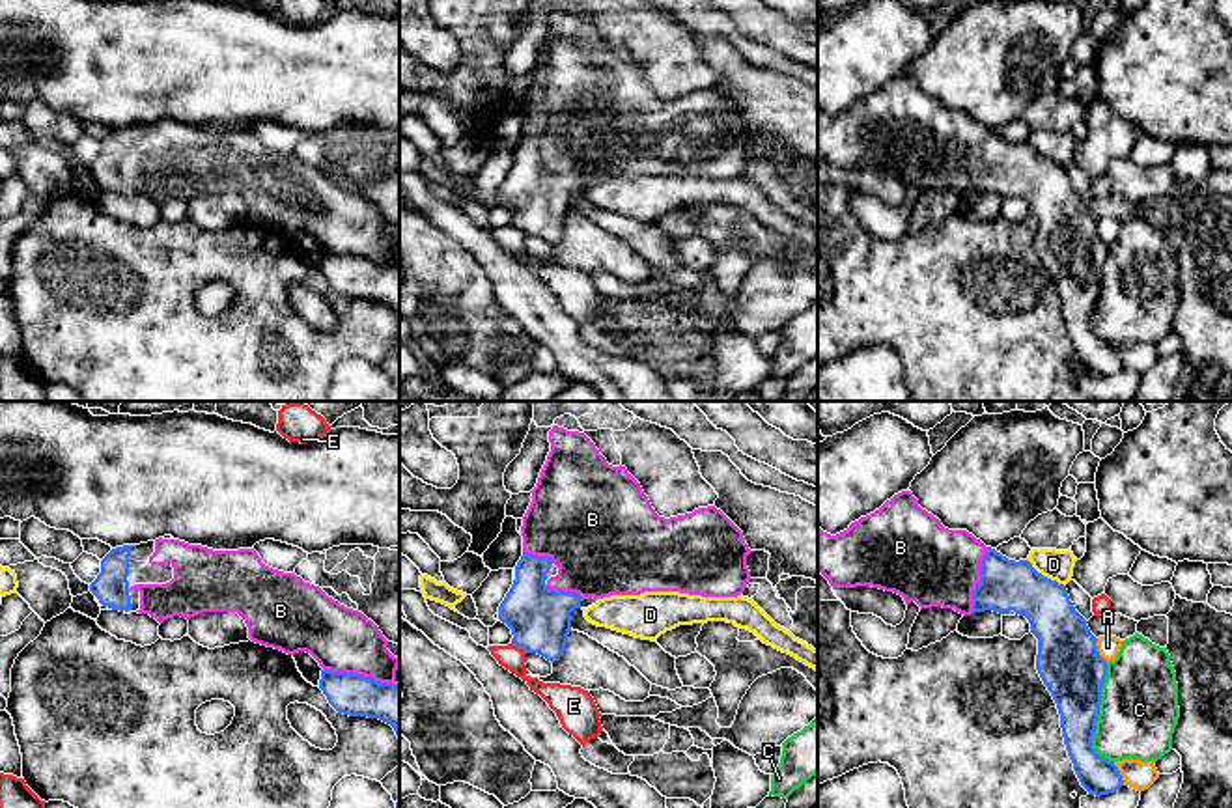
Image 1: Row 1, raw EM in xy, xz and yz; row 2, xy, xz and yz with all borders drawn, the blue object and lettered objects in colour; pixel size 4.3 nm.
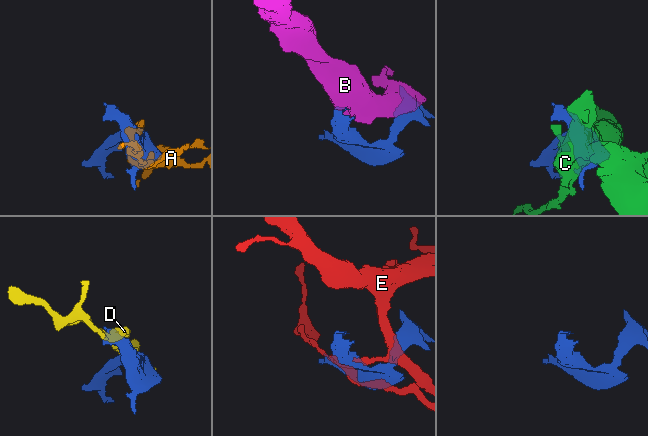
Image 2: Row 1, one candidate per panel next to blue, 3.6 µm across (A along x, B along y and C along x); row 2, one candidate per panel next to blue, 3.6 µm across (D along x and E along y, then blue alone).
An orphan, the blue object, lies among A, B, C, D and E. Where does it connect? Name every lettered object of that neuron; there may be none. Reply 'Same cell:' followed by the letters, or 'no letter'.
Same cell: B

